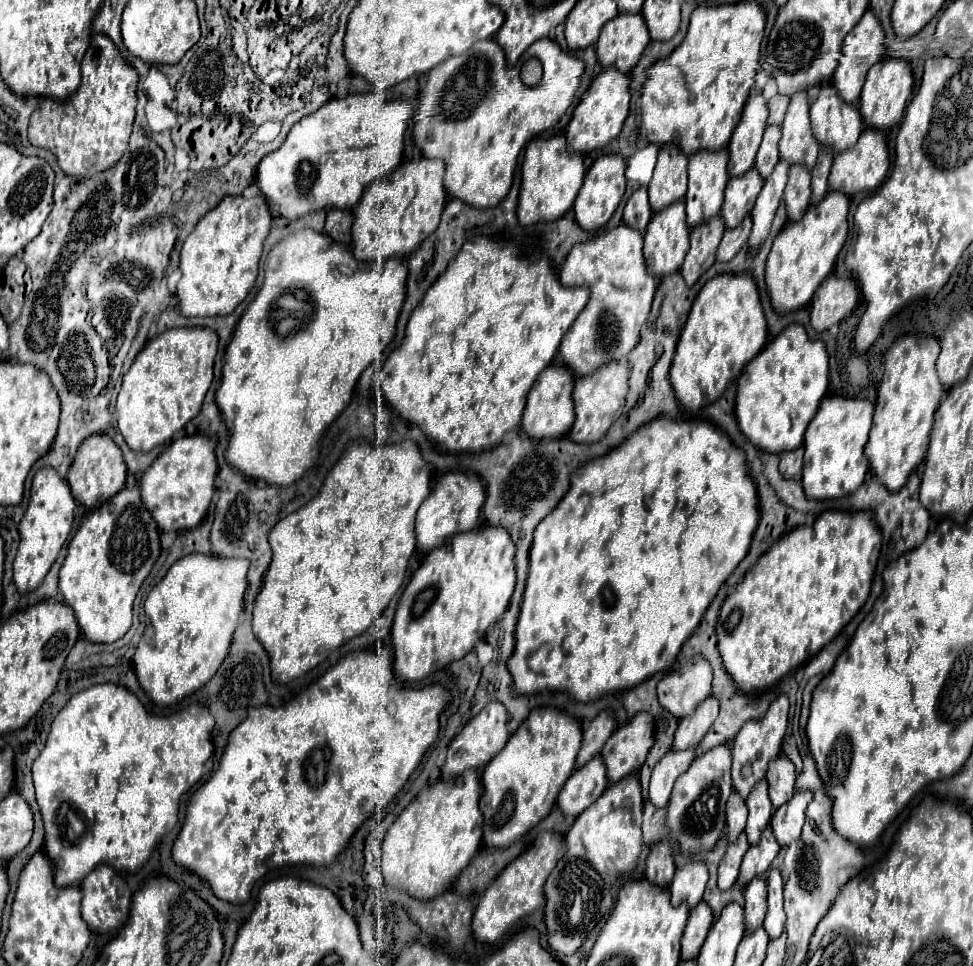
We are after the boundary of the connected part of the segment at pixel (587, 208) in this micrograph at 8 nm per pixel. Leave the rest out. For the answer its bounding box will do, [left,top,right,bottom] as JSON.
[573,155,625,231]

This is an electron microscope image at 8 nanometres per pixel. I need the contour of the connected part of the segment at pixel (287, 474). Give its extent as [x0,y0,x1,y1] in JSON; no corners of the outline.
[217,229,407,487]

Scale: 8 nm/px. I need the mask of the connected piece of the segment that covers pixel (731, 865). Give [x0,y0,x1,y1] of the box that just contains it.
[719,833,749,891]

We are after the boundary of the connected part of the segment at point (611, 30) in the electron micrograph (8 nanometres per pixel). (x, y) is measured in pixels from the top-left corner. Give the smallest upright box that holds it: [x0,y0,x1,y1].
[597,13,649,73]

